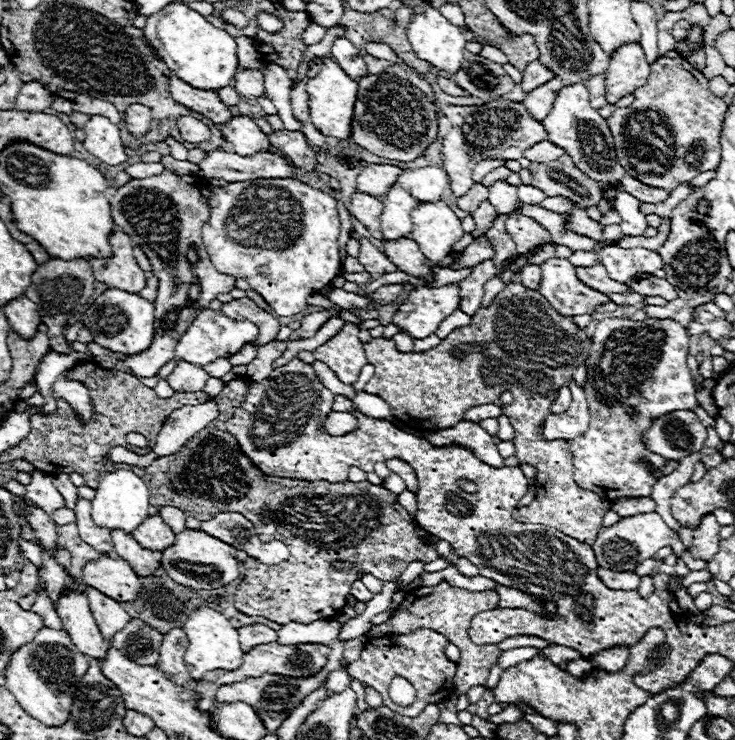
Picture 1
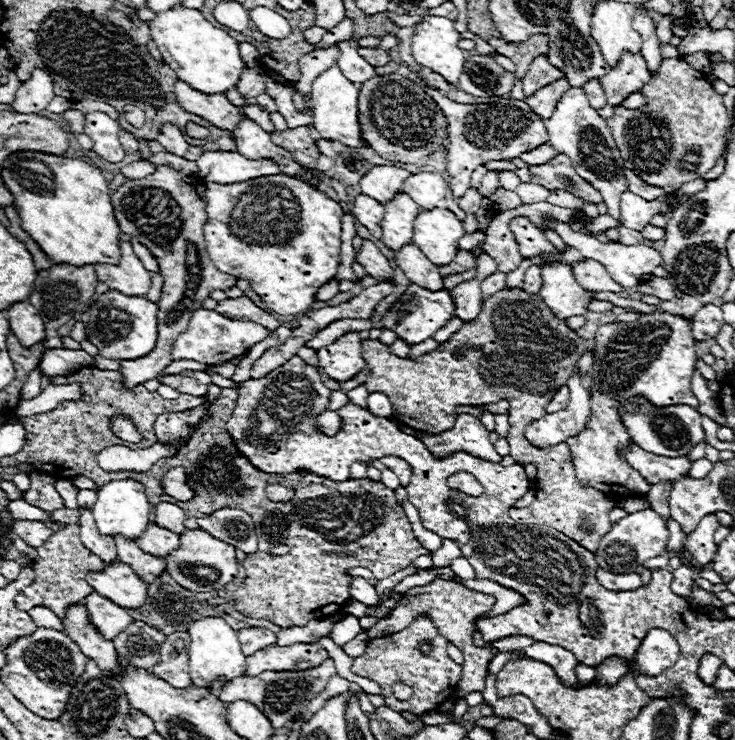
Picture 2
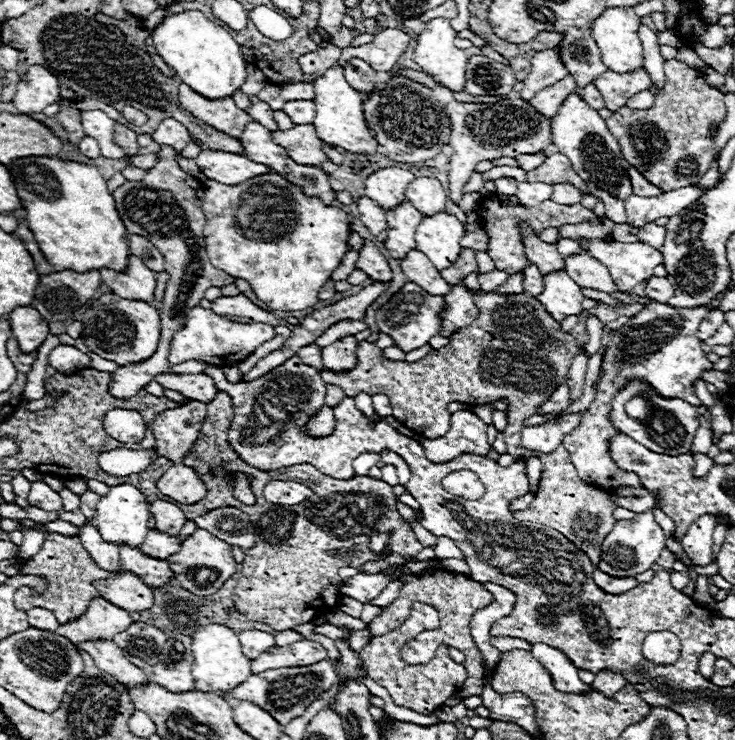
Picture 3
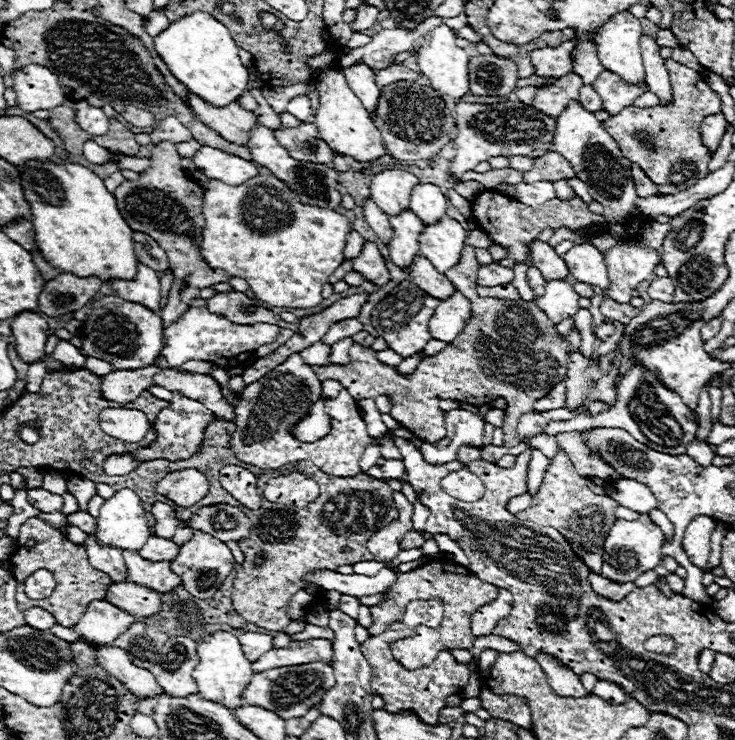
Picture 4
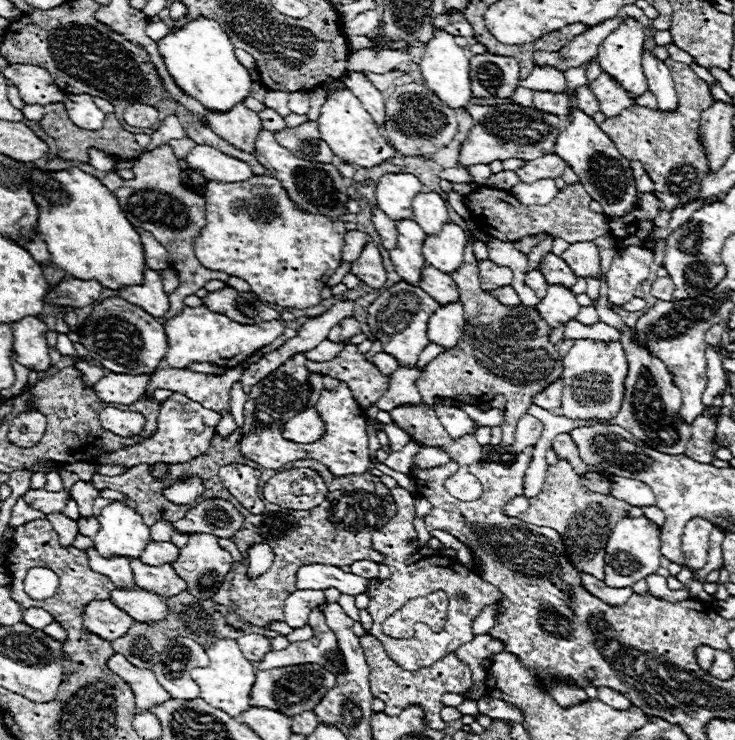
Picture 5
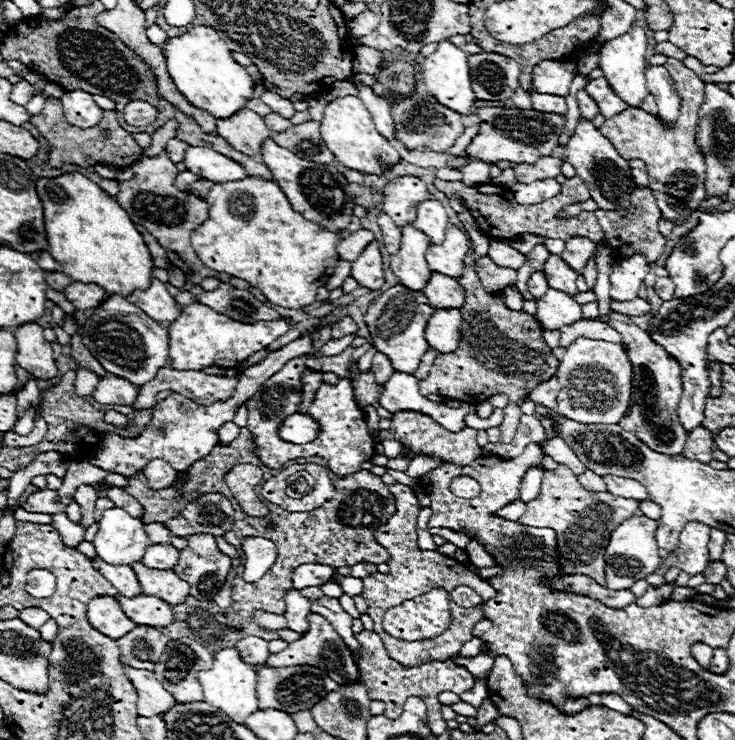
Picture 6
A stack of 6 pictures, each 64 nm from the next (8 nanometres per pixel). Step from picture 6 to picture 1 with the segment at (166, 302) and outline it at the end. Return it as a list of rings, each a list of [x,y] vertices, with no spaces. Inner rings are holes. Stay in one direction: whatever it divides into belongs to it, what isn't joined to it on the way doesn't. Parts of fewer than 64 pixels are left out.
[[[116,228],[110,244],[114,248],[112,258],[90,260],[94,278],[104,282],[108,288],[120,288],[130,294],[138,294],[146,286],[146,276],[132,254],[134,242],[124,232],[120,232],[120,228]]]

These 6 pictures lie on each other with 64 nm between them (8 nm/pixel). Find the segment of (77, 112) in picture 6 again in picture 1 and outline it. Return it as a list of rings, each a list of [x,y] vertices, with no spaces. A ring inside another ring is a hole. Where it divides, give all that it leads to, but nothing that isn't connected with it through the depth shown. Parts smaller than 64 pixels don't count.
[[[90,116],[86,126],[82,128],[86,134],[84,148],[94,154],[100,162],[108,166],[118,166],[126,162],[126,152],[120,140],[120,130],[106,116]]]

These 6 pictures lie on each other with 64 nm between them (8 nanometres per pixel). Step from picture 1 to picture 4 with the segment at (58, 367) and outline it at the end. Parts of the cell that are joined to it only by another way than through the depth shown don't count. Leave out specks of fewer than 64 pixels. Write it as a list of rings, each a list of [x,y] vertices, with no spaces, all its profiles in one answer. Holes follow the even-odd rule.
[[[60,340],[56,350],[54,350],[54,358],[60,360],[66,368],[82,368],[82,364],[86,362],[86,356],[80,354],[80,350],[70,344],[68,340]]]

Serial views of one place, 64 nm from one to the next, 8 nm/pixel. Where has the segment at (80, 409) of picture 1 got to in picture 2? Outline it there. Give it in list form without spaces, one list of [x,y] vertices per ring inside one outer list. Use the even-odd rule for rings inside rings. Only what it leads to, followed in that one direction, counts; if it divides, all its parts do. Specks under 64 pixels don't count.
[[[48,384],[40,396],[32,400],[20,400],[16,414],[20,416],[32,416],[32,414],[42,414],[48,410],[54,410],[60,402],[72,400],[80,396],[80,386],[78,384],[66,384],[66,386],[54,386]]]

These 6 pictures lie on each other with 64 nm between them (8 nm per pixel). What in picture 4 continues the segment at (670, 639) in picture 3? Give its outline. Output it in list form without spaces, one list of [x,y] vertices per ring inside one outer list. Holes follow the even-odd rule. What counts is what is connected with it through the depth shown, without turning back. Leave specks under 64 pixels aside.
[[[650,638],[646,642],[646,648],[650,652],[672,652],[672,640],[668,640],[668,638]]]

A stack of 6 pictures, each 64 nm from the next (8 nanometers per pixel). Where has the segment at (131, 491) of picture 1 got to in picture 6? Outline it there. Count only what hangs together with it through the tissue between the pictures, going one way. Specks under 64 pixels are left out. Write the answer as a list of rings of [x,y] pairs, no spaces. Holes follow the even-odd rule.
[[[122,508],[104,510],[98,526],[100,530],[92,544],[96,556],[106,564],[140,562],[148,544],[152,544],[140,518],[132,518]]]

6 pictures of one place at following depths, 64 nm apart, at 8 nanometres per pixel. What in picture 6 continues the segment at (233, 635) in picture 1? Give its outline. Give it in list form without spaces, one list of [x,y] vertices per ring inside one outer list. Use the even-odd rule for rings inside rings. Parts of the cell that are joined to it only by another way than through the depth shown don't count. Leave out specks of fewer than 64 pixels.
[[[226,648],[214,654],[214,666],[208,672],[198,674],[198,680],[204,688],[204,698],[208,704],[220,708],[226,712],[232,720],[238,724],[244,724],[244,720],[258,710],[258,700],[256,700],[256,668],[246,664],[236,648]]]

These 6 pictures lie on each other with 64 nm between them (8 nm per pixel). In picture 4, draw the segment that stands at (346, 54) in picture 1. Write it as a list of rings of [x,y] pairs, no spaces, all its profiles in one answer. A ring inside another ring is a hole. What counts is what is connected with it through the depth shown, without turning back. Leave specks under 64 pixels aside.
[[[360,64],[360,66],[346,68],[344,76],[348,86],[354,90],[360,102],[368,108],[368,112],[374,112],[378,106],[378,96],[380,96],[380,88],[374,82],[374,72],[366,64]]]

